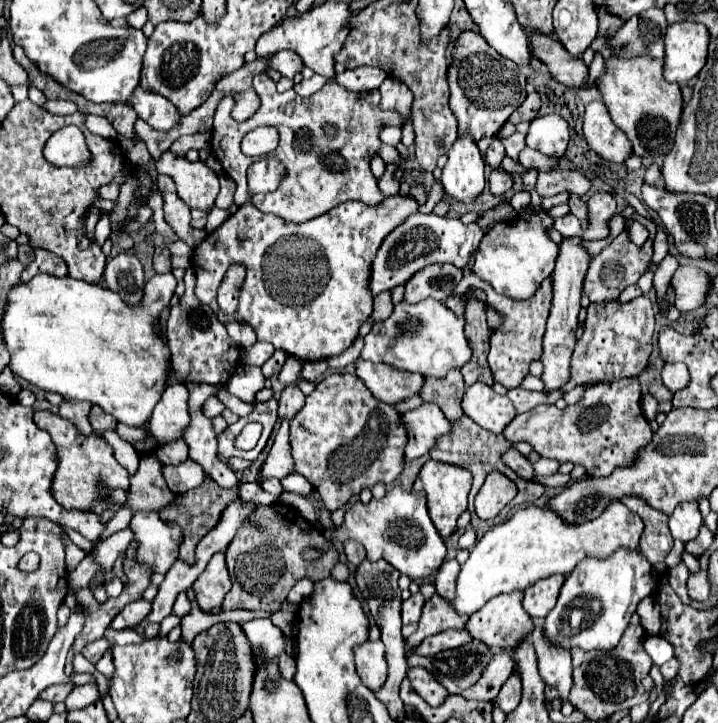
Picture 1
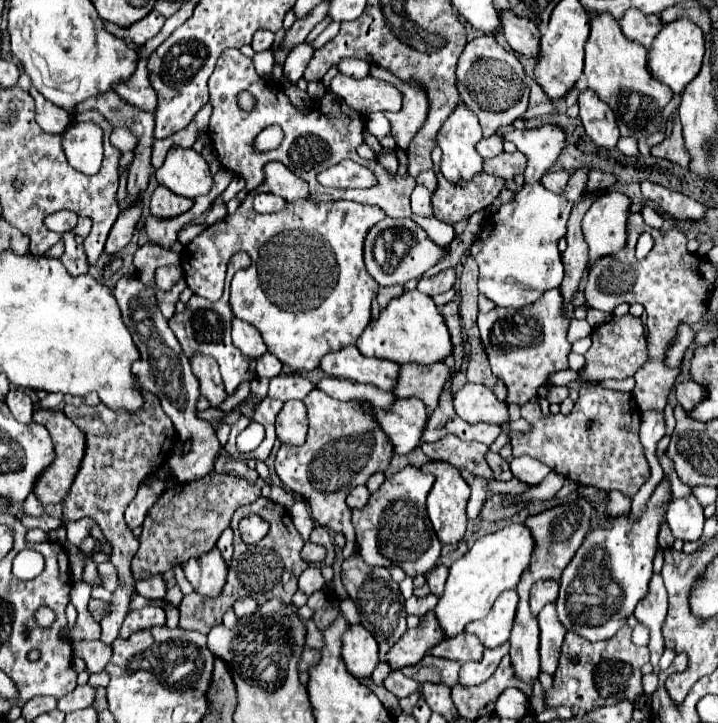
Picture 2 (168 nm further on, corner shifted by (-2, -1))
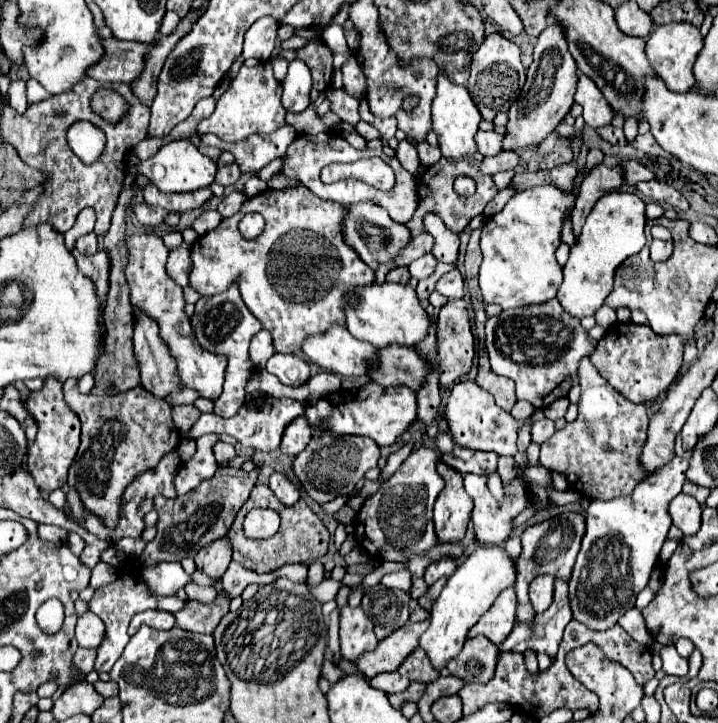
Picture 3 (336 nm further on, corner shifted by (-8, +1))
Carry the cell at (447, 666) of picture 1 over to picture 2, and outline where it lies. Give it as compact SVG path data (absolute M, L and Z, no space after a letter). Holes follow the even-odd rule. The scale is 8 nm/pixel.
M428 653L428 655L424 655L424 659L420 663L404 667L402 673L406 677L412 677L418 683L432 681L432 683L444 683L448 687L454 687L454 685L458 685L460 669L462 669L460 661L442 659L442 657L434 657Z

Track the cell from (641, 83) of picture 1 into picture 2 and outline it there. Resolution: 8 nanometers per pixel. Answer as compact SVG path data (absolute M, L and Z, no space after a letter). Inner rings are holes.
M610 13L592 15L592 31L586 43L586 63L584 75L588 87L608 103L618 117L618 129L622 137L640 139L640 135L650 137L662 129L662 111L674 97L672 89L650 75L648 69L648 53L636 41L624 37L618 21L610 17ZM632 95L638 99L638 107L628 107Z

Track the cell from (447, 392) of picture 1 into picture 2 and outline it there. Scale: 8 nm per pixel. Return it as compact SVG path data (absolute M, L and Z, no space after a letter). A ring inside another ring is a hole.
M446 363L422 367L422 365L402 365L402 377L398 381L398 389L394 389L396 397L418 397L426 403L428 409L438 409L440 395L444 391L442 383L450 381L450 367Z

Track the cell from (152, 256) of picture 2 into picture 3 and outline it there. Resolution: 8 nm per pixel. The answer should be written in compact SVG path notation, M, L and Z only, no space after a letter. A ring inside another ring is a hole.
M154 233L132 235L126 239L126 247L128 247L128 263L124 267L124 275L126 275L126 283L130 287L132 311L146 313L150 319L154 319L158 323L160 337L168 345L170 355L176 359L176 375L180 379L180 385L188 387L188 389L196 389L200 397L216 401L222 393L226 357L208 353L196 341L194 331L190 327L190 319L184 313L186 303L182 297L182 287L172 283L172 277L166 273L168 249L162 243L162 237L158 237Z

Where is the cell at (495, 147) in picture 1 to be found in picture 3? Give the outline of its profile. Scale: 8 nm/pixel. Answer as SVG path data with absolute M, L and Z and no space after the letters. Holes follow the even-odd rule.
M478 131L478 135L474 137L476 149L482 155L496 155L496 153L500 153L502 151L500 149L500 139L502 139L502 135L498 135L494 131Z

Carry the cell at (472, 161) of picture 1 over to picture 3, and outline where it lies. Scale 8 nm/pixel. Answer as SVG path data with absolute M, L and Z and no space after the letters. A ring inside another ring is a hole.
M446 71L438 73L438 85L436 85L436 97L432 101L432 129L438 135L438 143L442 149L442 155L448 159L462 159L472 153L476 153L474 135L478 133L478 123L482 115L472 103L468 89L462 85L456 85L448 79Z

